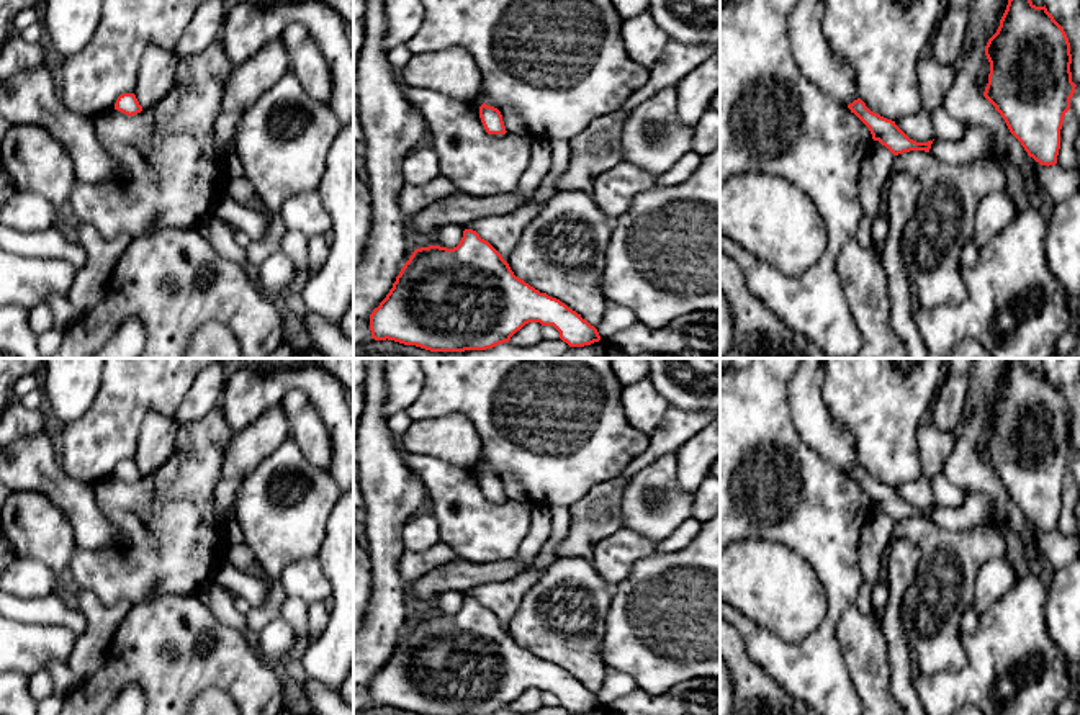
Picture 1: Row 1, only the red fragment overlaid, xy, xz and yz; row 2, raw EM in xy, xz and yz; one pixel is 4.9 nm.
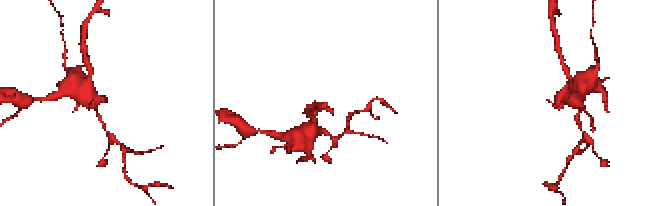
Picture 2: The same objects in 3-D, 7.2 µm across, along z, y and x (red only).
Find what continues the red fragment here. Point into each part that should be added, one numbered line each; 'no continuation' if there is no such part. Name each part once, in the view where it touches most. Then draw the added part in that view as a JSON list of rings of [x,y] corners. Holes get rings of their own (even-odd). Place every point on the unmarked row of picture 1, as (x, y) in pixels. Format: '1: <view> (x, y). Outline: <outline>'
no continuation

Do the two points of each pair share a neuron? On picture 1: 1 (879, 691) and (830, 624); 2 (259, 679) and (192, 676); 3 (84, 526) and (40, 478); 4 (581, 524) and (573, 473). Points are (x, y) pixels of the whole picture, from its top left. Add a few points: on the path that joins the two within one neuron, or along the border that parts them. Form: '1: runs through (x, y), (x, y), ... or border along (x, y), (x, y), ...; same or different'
1: border along (853, 604), (836, 629), (846, 670); different
2: runs through (242, 673), (208, 674); same
3: runs through (82, 512), (53, 483); same
4: border along (611, 478), (594, 485), (568, 508); different

